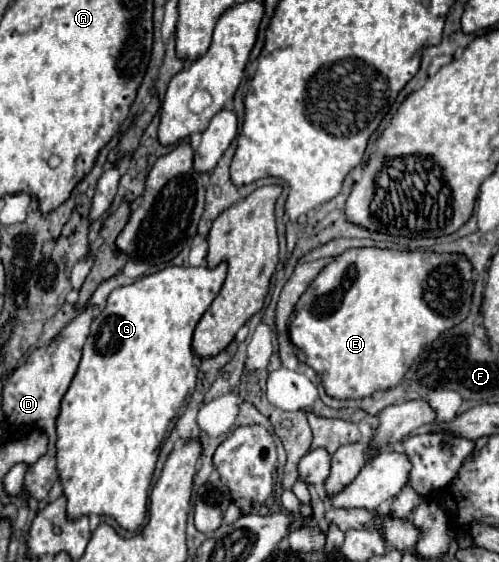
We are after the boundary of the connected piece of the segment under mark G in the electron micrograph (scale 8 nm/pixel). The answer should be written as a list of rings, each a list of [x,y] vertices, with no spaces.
[[[224,261],[214,269],[168,265],[158,273],[114,289],[106,309],[92,321],[80,367],[62,399],[60,415],[56,419],[58,473],[68,499],[68,517],[74,519],[92,513],[110,515],[130,531],[144,523],[148,491],[160,447],[194,393],[198,377],[192,351],[194,327],[218,295],[226,269],[228,265]]]

